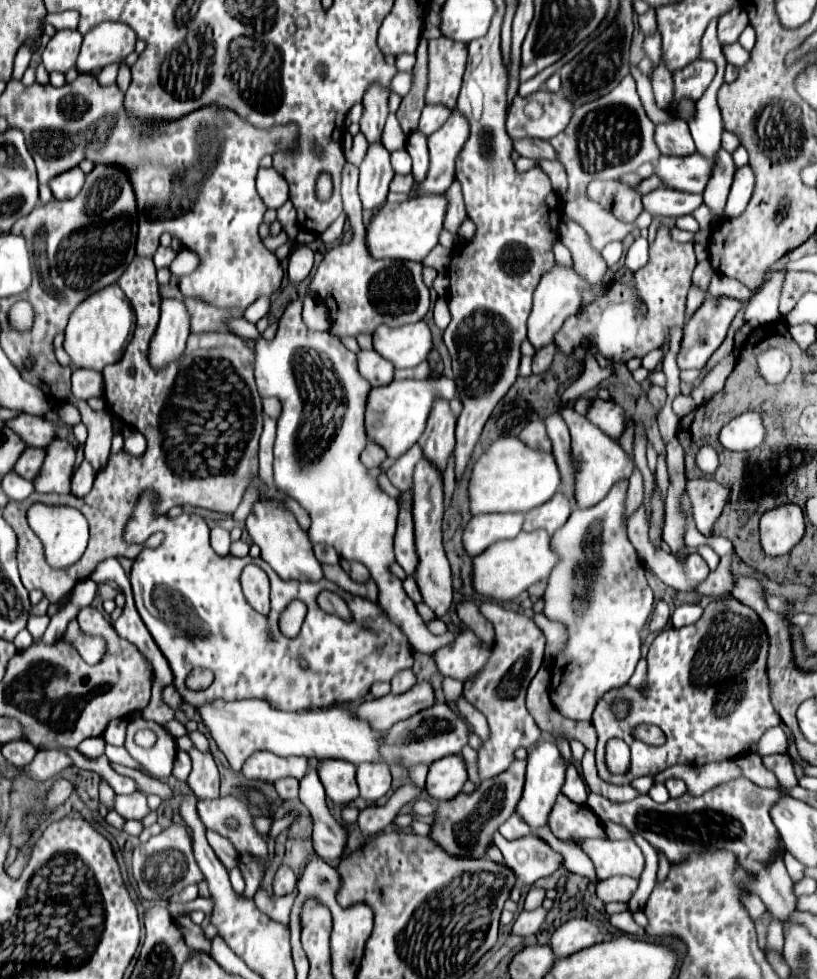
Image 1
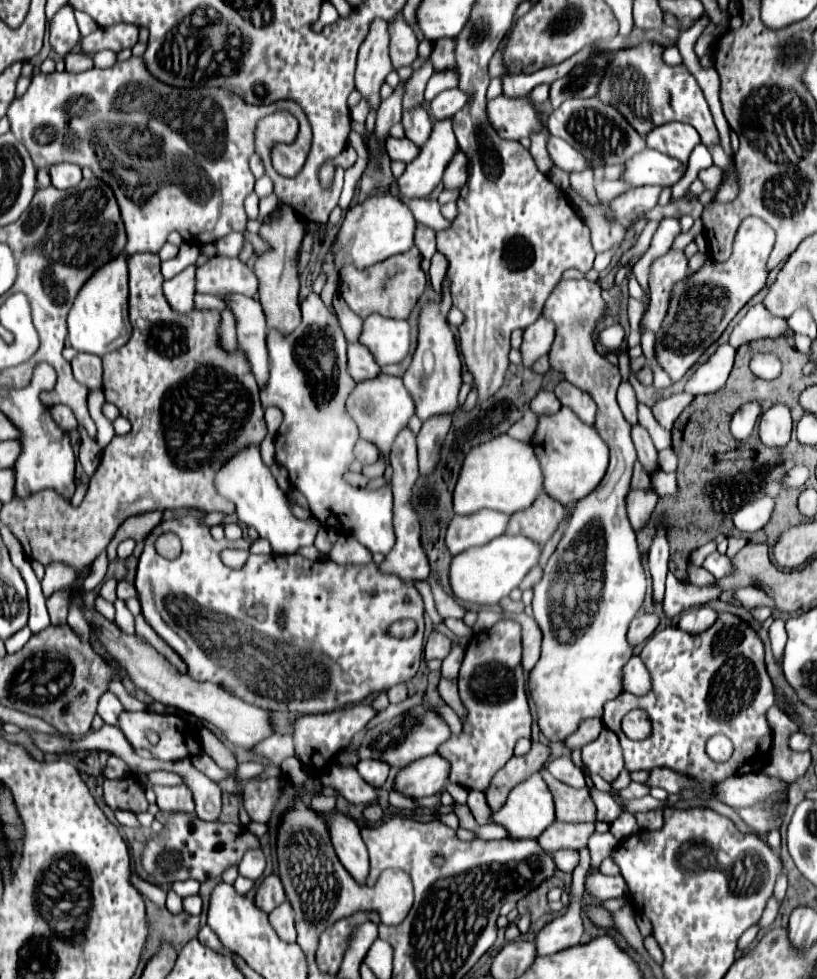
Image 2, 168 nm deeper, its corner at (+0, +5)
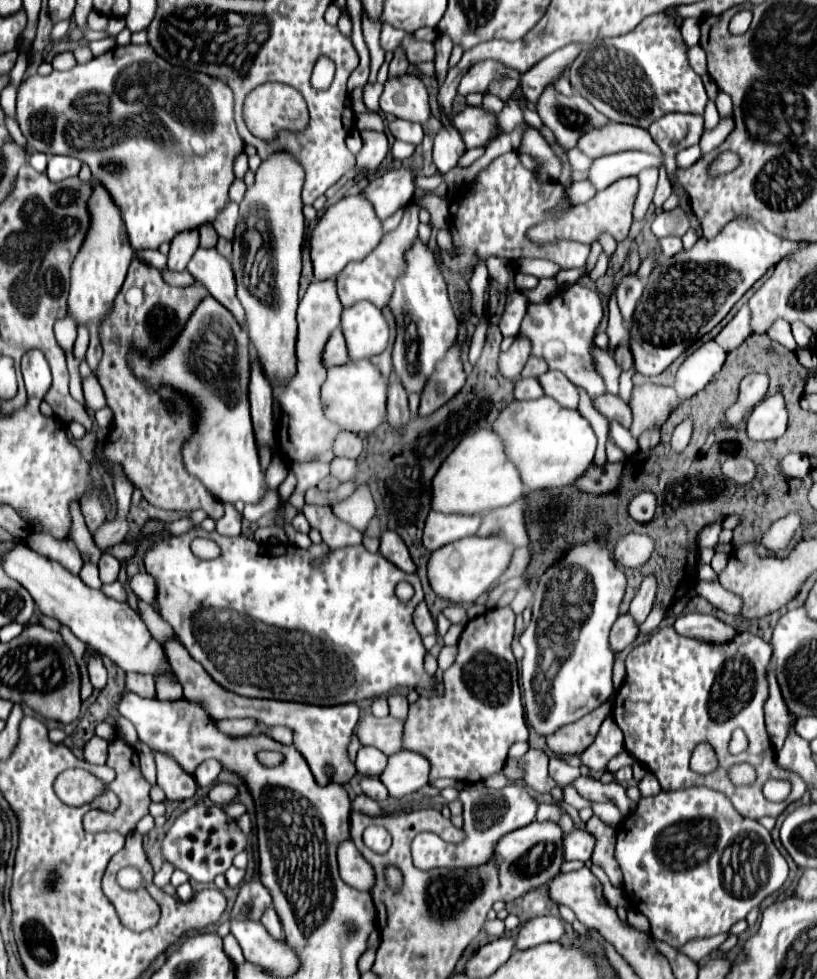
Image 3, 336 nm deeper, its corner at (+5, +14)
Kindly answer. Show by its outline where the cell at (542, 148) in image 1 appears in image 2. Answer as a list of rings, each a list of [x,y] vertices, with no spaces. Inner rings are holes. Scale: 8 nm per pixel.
[[[550,137],[546,149],[548,149],[548,155],[554,161],[554,165],[564,171],[582,171],[588,167],[588,161],[576,149],[572,149],[566,141],[562,141],[558,137]]]

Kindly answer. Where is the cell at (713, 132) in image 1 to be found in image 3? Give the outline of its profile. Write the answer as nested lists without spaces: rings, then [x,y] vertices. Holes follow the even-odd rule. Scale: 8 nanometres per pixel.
[[[708,101],[704,112],[704,130],[713,129],[719,122],[719,114],[716,104],[713,101]]]

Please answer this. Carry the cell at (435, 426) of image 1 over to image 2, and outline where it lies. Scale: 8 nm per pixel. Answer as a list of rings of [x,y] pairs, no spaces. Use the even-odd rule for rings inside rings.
[[[445,279],[442,283],[442,301],[426,303],[420,311],[420,333],[418,333],[418,347],[414,353],[414,361],[410,369],[404,373],[402,381],[416,403],[416,415],[420,421],[438,415],[454,415],[458,409],[458,391],[462,385],[462,361],[456,345],[456,337],[446,323],[446,313],[452,307],[452,297],[449,282]]]

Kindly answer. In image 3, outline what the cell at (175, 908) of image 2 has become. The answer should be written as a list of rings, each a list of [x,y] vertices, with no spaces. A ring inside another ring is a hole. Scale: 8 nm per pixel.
[[[163,862],[163,868],[155,874],[155,878],[153,878],[153,884],[157,886],[157,888],[163,888],[165,884],[169,884],[169,878],[171,878],[171,874],[173,874],[173,866],[169,864],[169,862]]]

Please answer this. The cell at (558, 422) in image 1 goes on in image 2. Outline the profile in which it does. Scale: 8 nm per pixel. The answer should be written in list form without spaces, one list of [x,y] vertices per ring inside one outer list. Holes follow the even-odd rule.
[[[540,391],[538,397],[534,397],[534,401],[530,403],[530,409],[536,413],[536,415],[554,415],[558,413],[560,409],[560,401],[554,393],[550,391]]]

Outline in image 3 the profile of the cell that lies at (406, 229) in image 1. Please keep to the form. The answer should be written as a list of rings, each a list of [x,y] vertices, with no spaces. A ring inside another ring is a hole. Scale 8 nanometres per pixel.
[[[361,194],[337,200],[321,214],[317,226],[309,236],[309,252],[315,278],[317,280],[335,278],[349,262],[363,260],[379,244],[379,240],[381,240],[381,220],[375,216],[373,206]]]

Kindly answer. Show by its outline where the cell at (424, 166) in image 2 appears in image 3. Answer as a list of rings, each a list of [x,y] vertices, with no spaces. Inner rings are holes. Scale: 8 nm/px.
[[[389,170],[371,180],[361,190],[361,194],[373,204],[377,218],[385,220],[395,214],[401,204],[409,202],[409,198],[415,194],[413,178],[415,174],[411,170]]]

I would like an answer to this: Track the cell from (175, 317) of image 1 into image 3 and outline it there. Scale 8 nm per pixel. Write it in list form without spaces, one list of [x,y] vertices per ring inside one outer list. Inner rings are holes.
[[[195,228],[193,232],[179,232],[173,240],[171,240],[171,250],[169,250],[169,268],[171,270],[185,270],[189,258],[195,254],[195,250],[199,248],[199,230]]]

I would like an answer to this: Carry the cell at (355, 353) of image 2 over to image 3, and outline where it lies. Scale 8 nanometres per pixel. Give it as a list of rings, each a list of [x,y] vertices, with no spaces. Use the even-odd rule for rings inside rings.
[[[337,328],[333,332],[333,336],[329,336],[327,344],[325,344],[325,352],[323,352],[323,360],[325,366],[337,366],[337,364],[345,364],[349,360],[347,356],[347,346],[345,346],[345,338],[341,334],[341,330]]]

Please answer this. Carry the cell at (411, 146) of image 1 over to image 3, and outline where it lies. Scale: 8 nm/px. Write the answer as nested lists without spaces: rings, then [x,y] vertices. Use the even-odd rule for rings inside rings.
[[[409,72],[399,78],[387,78],[381,94],[381,110],[423,124],[429,118],[429,102],[421,78]]]

